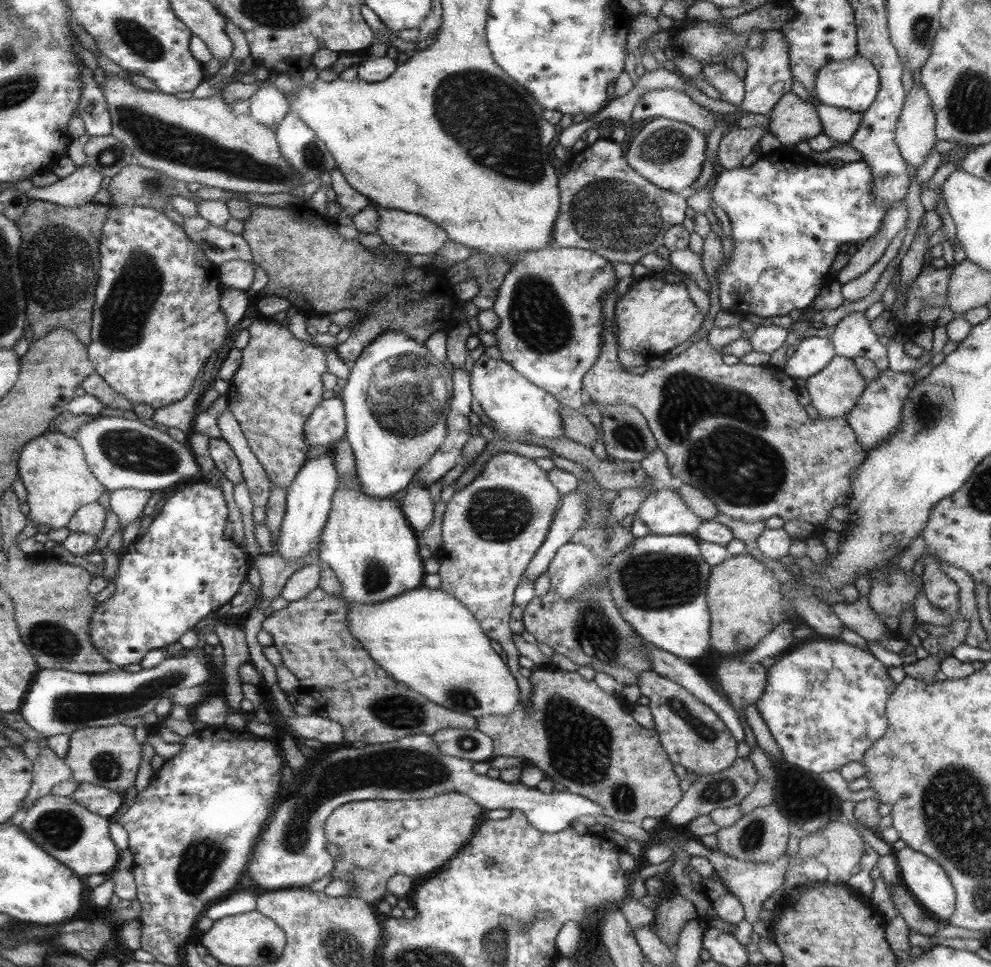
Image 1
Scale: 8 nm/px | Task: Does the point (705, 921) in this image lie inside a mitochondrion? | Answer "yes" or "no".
no

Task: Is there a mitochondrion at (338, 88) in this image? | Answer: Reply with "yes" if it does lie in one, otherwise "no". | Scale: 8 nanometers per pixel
no

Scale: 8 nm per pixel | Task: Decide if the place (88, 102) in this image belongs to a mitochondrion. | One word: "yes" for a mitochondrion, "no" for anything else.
no

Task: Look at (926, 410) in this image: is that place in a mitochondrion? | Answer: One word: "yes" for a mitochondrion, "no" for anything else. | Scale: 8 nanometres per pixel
yes

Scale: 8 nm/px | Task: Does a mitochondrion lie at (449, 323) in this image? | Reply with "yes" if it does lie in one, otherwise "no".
no

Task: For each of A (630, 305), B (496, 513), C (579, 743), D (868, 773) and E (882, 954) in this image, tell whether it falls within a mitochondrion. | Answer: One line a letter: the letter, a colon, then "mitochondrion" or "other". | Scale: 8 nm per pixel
A: other
B: mitochondrion
C: mitochondrion
D: other
E: other

